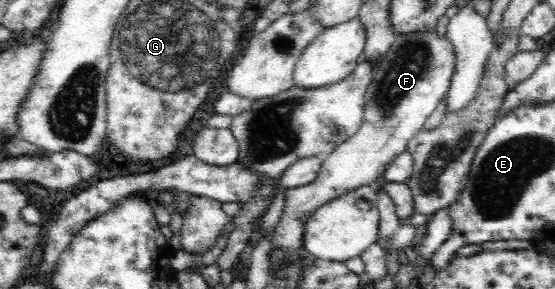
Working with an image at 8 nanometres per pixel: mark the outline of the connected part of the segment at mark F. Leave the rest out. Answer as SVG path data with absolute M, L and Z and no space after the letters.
M436 28L431 30L413 30L396 36L391 48L378 60L373 80L366 90L363 124L351 140L339 144L331 155L323 158L324 162L316 180L310 184L293 189L287 189L287 204L284 214L272 232L271 251L281 251L289 257L301 257L303 249L303 227L301 218L309 216L315 208L326 204L329 200L343 196L347 192L363 186L377 186L389 163L399 154L407 151L409 142L424 128L426 120L435 112L437 105L446 97L450 87L450 80L455 70L456 52L454 44L445 36L440 36Z

